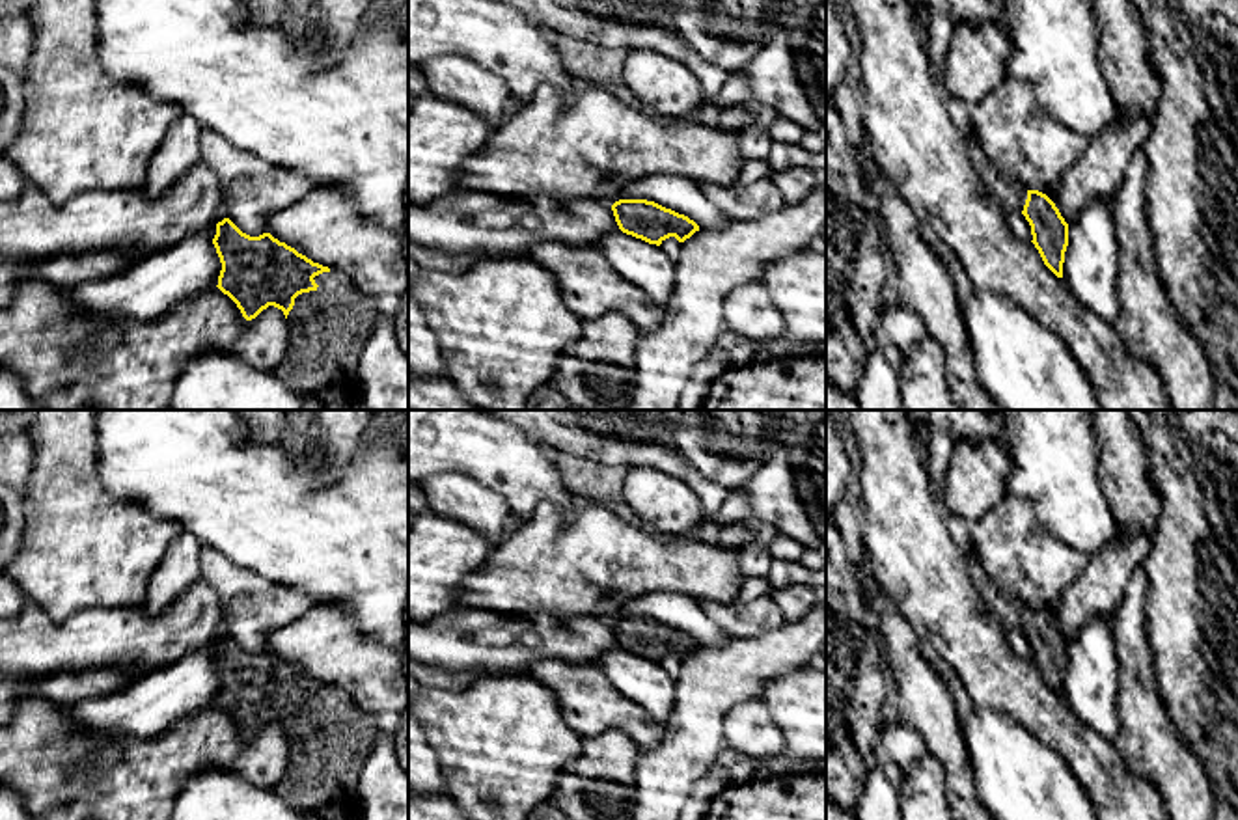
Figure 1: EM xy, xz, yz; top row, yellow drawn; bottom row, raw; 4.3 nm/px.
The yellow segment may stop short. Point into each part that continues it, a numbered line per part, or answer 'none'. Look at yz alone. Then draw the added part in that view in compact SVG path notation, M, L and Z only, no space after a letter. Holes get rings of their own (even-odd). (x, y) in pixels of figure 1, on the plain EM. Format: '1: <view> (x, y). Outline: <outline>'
1: yz (1013, 614). Outline: M970 542L962 548L970 576L983 594L986 606L1001 621L1003 628L1024 628L1027 608L996 589L984 572L983 565L973 557Z

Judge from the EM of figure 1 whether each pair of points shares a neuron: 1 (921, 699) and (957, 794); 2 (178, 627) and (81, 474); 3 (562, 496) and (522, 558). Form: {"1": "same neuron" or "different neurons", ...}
{"1": "same neuron", "2": "different neurons", "3": "different neurons"}

